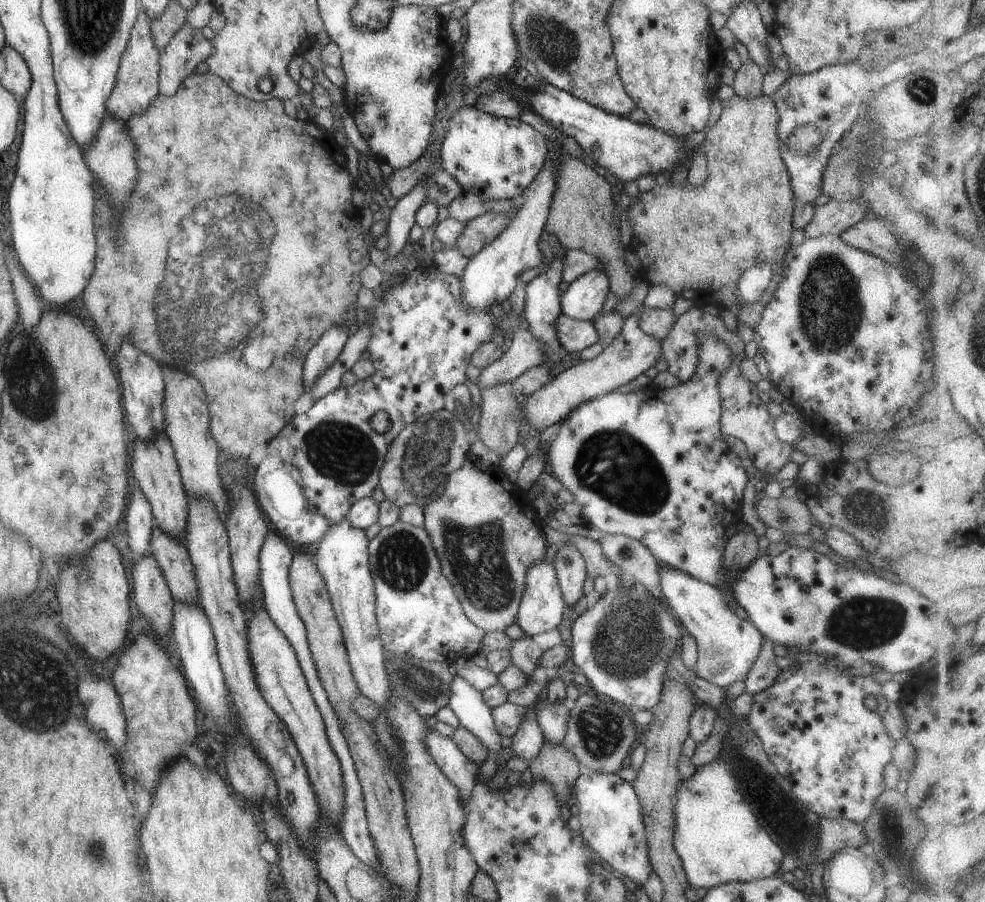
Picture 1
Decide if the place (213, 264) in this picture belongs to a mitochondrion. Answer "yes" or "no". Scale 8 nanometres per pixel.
yes

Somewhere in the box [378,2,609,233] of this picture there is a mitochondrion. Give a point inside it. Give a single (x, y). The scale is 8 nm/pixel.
(554, 40)

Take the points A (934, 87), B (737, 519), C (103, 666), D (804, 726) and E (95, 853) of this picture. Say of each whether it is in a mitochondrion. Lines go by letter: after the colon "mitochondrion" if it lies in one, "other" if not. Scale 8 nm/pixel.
A: mitochondrion
B: other
C: other
D: other
E: mitochondrion

